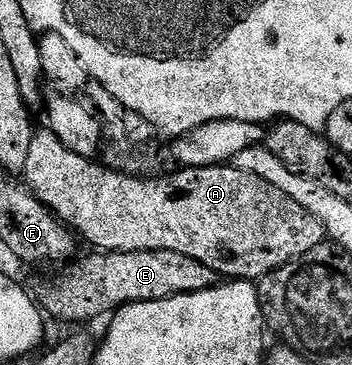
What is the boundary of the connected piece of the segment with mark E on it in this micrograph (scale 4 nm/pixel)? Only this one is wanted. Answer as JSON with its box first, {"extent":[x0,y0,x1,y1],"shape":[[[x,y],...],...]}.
{"extent":[41,251,221,321],"shape":[[[91,251],[84,261],[78,261],[68,264],[59,285],[49,286],[43,301],[41,297],[42,308],[59,321],[91,321],[102,313],[114,314],[122,305],[214,289],[221,281],[213,267],[205,267],[205,263],[177,251]]]}

